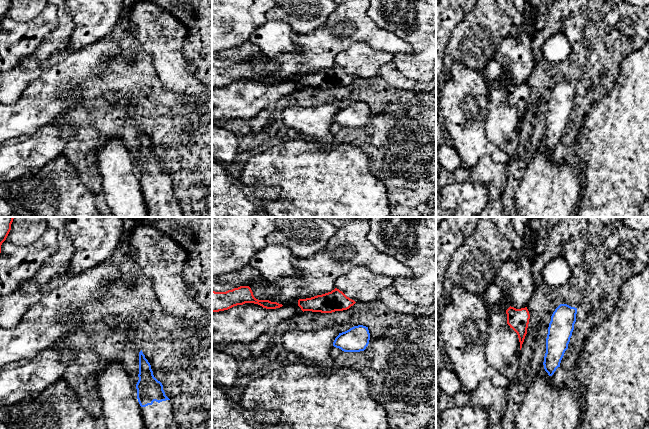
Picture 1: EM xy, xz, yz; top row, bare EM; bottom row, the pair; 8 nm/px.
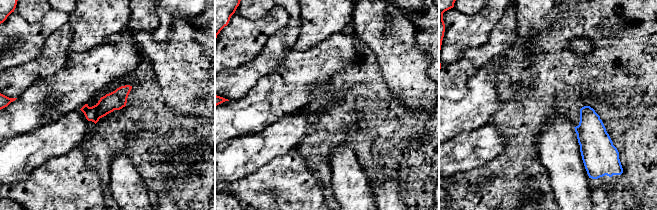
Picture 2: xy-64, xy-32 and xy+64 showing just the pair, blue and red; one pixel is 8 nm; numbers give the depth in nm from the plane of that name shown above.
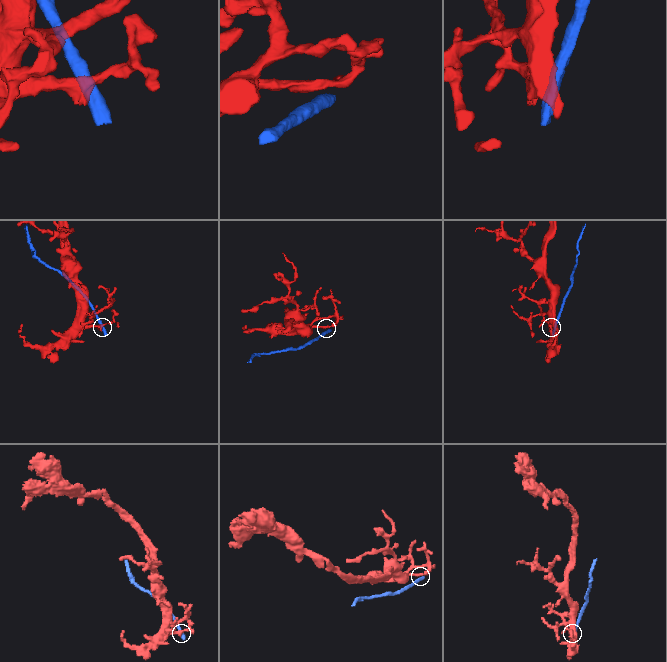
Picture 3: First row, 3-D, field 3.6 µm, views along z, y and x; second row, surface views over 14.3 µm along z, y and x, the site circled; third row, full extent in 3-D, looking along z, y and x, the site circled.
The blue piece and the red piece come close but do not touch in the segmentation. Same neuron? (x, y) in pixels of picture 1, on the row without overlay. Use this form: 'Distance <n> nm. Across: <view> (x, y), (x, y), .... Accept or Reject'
Distance 150 nm. Across: xz (354, 102), (346, 85). Reject

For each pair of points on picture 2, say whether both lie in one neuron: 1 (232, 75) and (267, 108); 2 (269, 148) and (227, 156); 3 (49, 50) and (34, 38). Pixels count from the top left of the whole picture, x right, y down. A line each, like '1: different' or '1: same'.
1: different
2: same
3: different

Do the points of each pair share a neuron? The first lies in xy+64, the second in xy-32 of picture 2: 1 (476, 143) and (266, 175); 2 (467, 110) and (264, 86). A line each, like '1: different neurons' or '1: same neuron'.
1: different neurons
2: same neuron

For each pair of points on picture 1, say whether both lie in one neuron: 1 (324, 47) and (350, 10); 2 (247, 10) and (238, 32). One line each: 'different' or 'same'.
1: same
2: same

